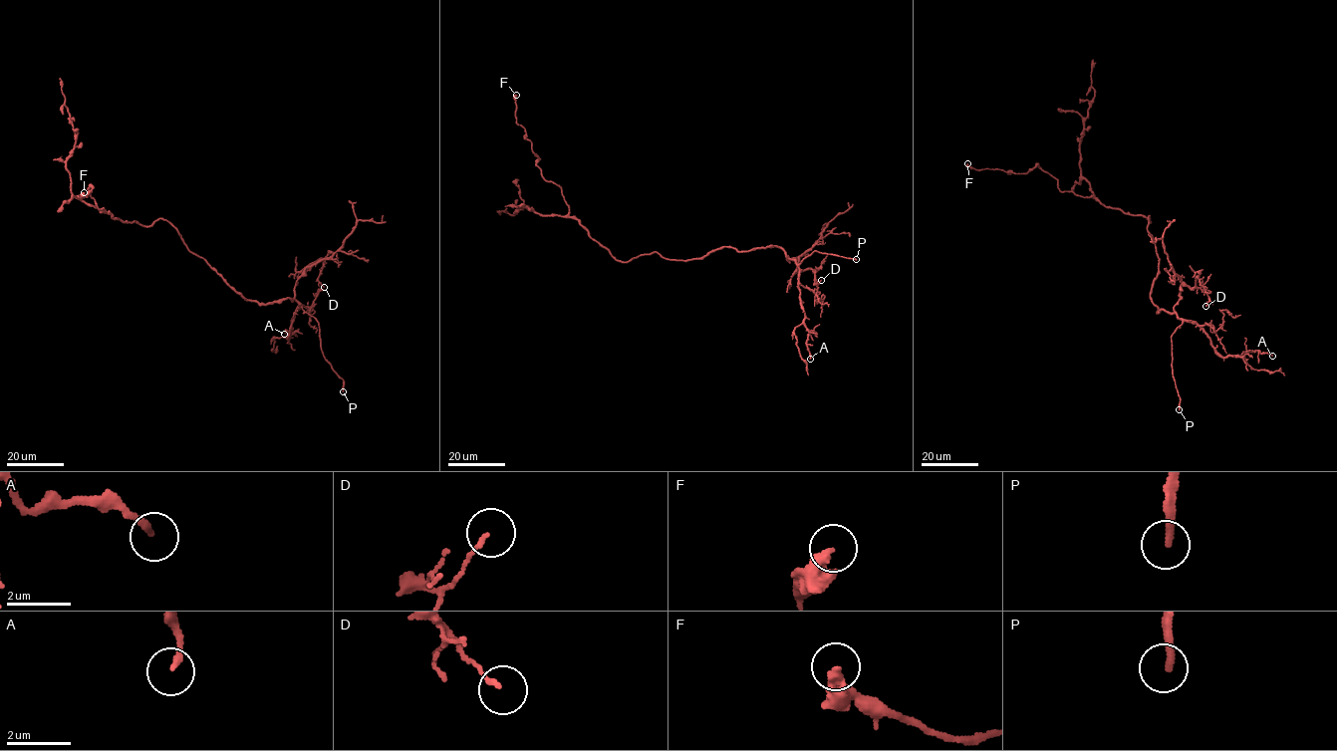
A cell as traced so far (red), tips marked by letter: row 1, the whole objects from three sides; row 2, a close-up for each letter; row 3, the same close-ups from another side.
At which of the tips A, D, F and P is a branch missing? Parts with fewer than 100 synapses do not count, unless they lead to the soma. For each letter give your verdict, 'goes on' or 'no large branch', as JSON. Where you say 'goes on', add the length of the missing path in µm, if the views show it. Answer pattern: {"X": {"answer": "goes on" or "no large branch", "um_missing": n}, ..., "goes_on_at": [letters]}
{"A": {"answer": "no large branch"}, "D": {"answer": "no large branch"}, "F": {"answer": "no large branch"}, "P": {"answer": "goes on", "um_missing": 60}, "goes_on_at": ["P"]}

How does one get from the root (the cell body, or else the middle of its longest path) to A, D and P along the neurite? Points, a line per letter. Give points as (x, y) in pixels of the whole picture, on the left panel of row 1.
A: (184, 243), (246, 300), (264, 304), (295, 299), (301, 307), (289, 340), (290, 332), (284, 334)
D: (184, 243), (246, 300), (293, 300), (297, 279), (310, 268), (303, 270), (320, 259), (318, 280), (324, 287)
P: (184, 243), (246, 300), (264, 304), (295, 299), (318, 322), (321, 351), (343, 379), (343, 391)

